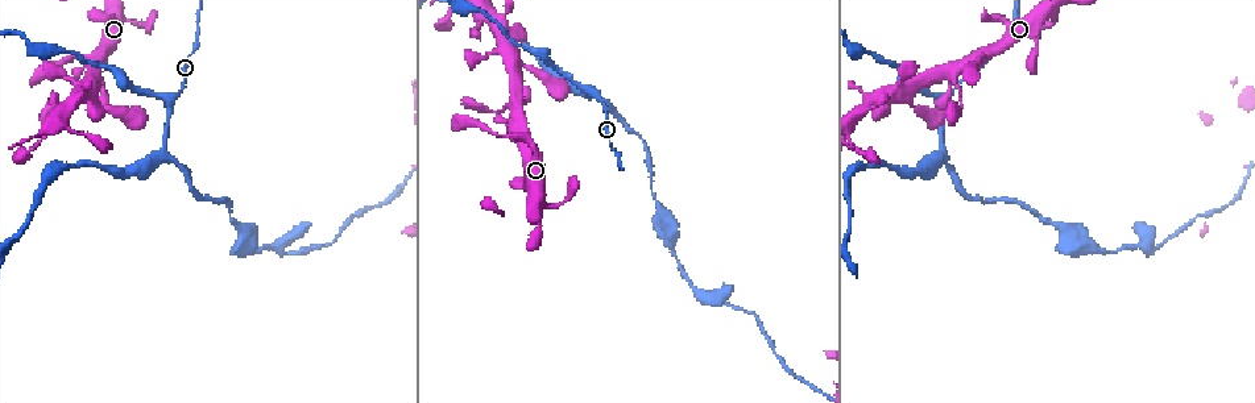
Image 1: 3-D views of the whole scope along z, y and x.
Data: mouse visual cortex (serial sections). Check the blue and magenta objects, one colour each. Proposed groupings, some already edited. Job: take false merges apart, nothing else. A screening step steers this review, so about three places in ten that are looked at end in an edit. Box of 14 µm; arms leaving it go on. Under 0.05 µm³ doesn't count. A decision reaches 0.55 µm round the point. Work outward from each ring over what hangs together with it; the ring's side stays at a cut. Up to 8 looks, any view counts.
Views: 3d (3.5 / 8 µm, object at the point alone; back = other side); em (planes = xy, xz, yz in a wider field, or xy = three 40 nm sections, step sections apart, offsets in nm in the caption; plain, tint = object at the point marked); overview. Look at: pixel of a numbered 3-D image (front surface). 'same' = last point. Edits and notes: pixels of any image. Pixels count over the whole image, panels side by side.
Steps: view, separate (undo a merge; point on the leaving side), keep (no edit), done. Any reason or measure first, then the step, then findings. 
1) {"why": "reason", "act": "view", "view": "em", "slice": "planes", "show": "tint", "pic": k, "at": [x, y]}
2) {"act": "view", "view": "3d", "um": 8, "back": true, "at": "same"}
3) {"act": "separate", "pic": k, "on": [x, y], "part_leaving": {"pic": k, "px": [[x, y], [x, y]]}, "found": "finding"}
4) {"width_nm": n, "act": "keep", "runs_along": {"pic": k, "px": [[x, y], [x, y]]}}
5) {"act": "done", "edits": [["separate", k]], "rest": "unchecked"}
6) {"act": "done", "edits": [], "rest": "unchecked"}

{"why": "three-way junction", "act": "view", "view": "3d", "um": 3.5, "pic": 1, "at": [593, 93]}

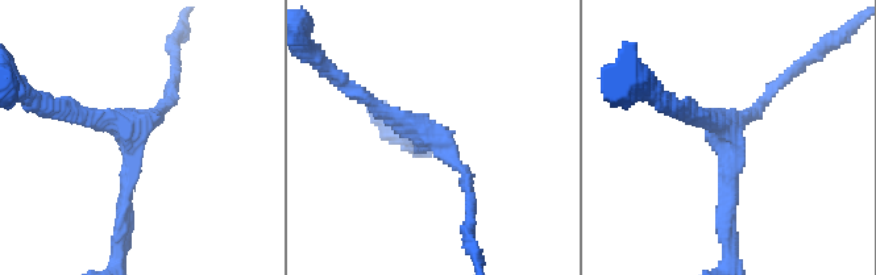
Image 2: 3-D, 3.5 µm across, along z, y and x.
{"arms": 3, "arm_widths_nm": [150, 200, 200], "act": "view", "view": "em", "slice": "xy", "step": 2, "show": "tint", "pic": 2, "at": [428, 137]}

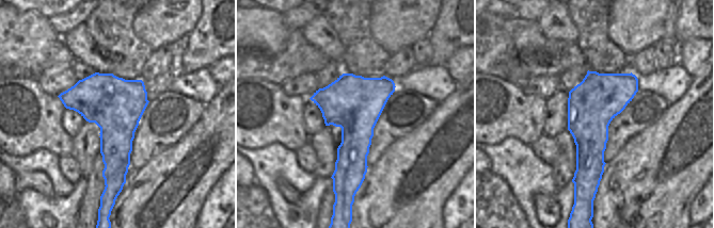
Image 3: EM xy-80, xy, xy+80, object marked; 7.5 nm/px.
{"width_nm": 420, "act": "keep", "runs_along": {"pic": 2, "px": [[781, 82], [727, 126], [727, 220]]}, "found": "all the same cell"}

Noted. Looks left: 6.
{"why": "sudden change in width", "act": "view", "view": "3d", "um": 3.5, "pic": 1, "at": [533, 53]}

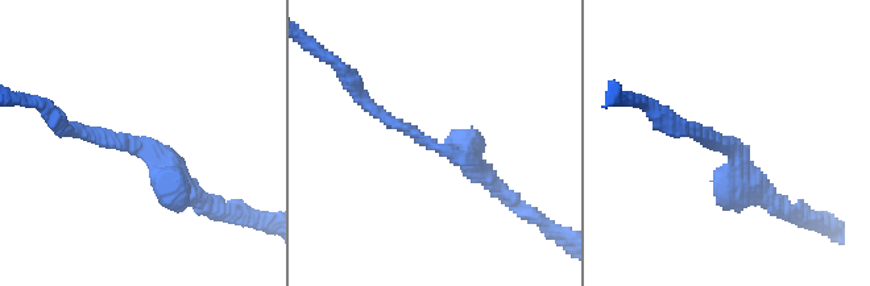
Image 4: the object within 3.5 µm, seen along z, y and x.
{"why": "need the tissue", "act": "view", "view": "em", "slice": "xy", "step": 3, "show": "tint", "pic": 4, "at": [137, 141]}

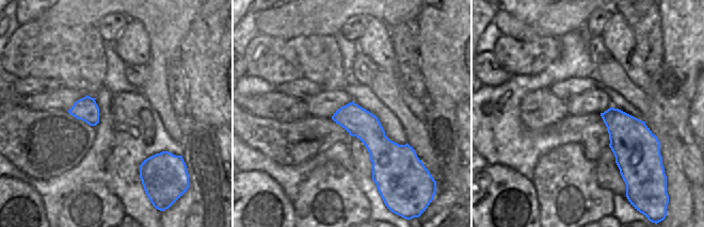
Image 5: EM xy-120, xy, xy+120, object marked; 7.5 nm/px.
{"arm_widths_nm": [200, 300], "act": "keep", "runs_along": {"pic": 4, "px": [[491, 181], [360, 96]]}, "found": "all the same cell"}

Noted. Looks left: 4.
{"why": "calibre changes", "act": "view", "view": "3d", "um": 3.5, "back": true, "pic": 1, "at": [1099, 248]}

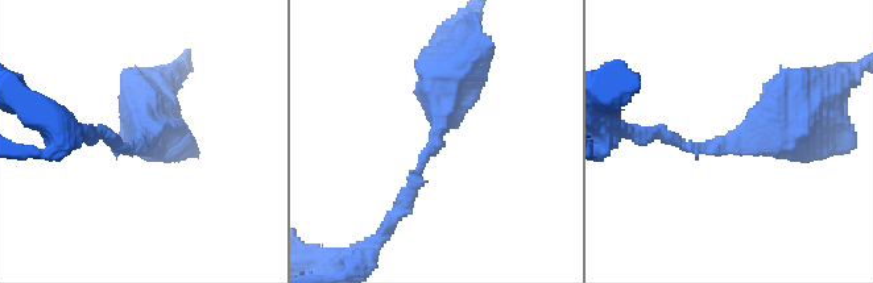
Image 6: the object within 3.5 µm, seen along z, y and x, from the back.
{"arm_widths_nm": [150, 600], "why": "shape alone is not enough", "act": "view", "view": "em", "slice": "planes", "show": "plain", "pic": 6, "at": [436, 131]}

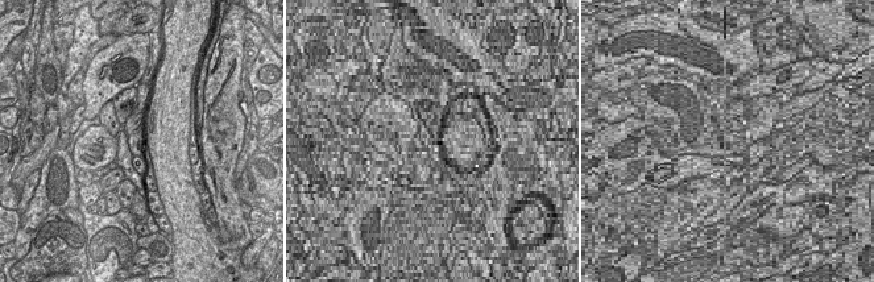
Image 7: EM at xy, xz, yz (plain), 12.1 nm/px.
{"why": "where the object lies", "act": "view", "view": "em", "slice": "planes", "show": "tint", "at": "same"}

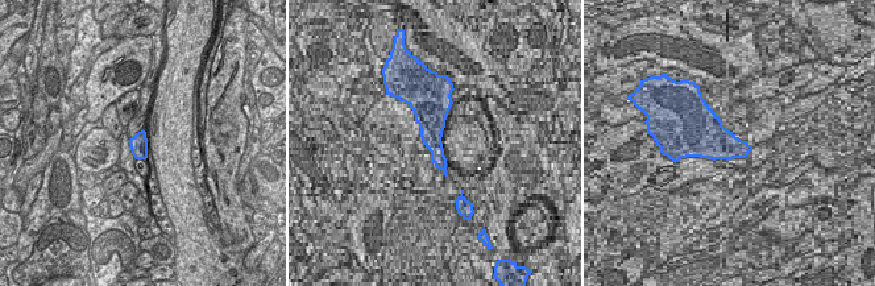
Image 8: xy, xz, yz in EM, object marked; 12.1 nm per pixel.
{"width_nm": 220, "act": "keep", "runs_along": {"pic": 6, "px": [[451, 57], [442, 128], [402, 202]]}, "found": "one cell here"}

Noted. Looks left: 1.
{"act": "done", "edits": [], "rest": "unchecked"}

